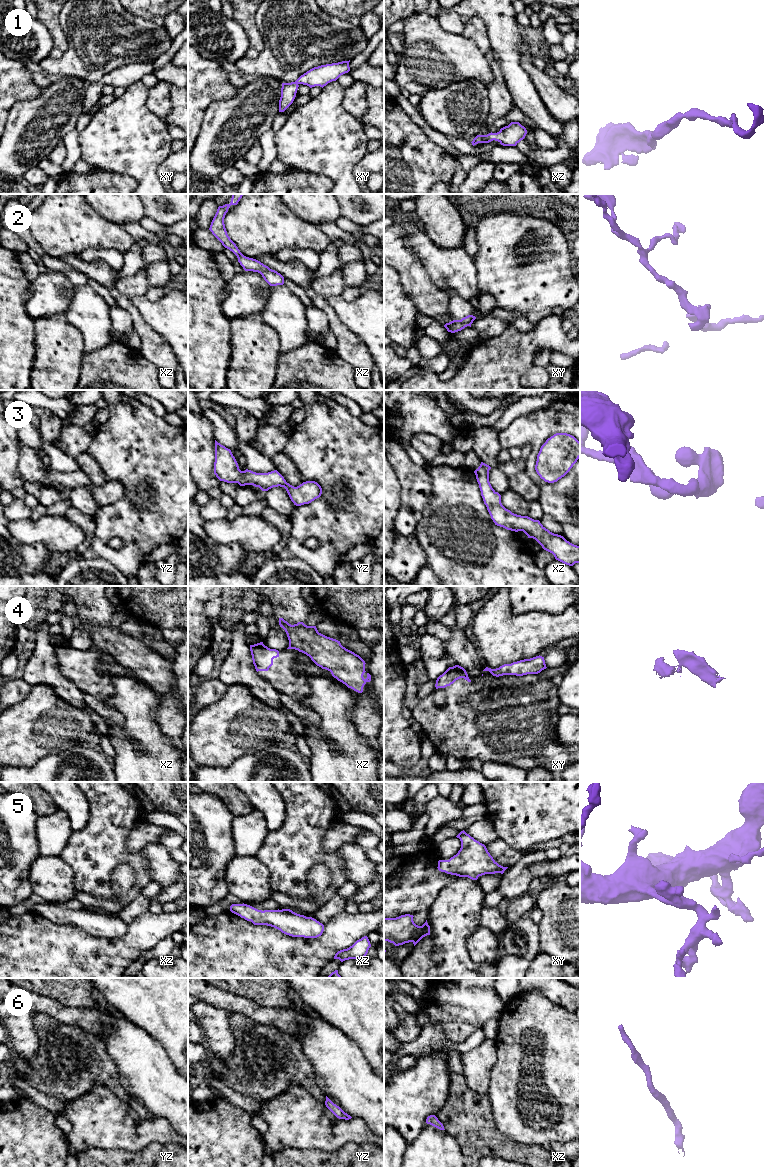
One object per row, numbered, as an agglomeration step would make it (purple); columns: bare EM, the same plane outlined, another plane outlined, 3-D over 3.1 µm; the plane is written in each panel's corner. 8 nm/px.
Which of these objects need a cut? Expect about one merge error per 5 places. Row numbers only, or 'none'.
4

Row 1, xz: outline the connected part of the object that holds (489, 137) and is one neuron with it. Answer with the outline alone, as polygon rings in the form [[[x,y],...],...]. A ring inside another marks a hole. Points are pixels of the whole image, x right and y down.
[[[511,122],[508,126],[500,129],[497,133],[489,133],[487,135],[477,135],[472,145],[478,143],[489,143],[493,140],[498,141],[503,146],[516,146],[525,138],[527,130],[519,122]]]

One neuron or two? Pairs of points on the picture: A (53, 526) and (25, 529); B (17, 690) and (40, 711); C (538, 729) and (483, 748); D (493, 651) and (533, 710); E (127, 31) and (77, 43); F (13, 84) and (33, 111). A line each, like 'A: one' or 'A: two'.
A: one
B: two
C: one
D: two
E: one
F: two

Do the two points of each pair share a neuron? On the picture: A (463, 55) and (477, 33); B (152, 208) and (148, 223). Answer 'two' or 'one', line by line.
A: two
B: two

